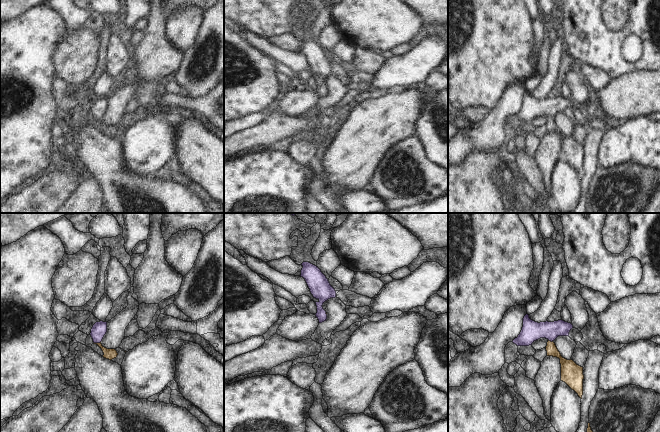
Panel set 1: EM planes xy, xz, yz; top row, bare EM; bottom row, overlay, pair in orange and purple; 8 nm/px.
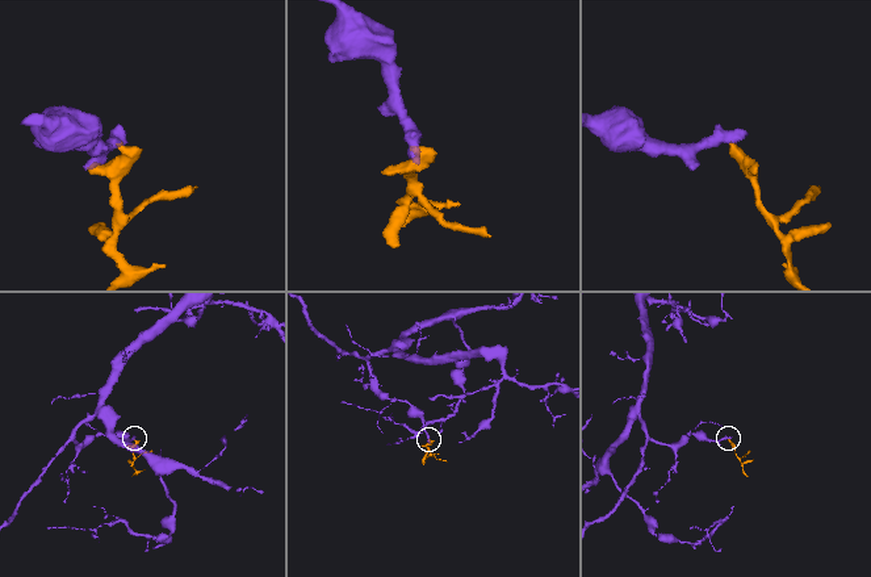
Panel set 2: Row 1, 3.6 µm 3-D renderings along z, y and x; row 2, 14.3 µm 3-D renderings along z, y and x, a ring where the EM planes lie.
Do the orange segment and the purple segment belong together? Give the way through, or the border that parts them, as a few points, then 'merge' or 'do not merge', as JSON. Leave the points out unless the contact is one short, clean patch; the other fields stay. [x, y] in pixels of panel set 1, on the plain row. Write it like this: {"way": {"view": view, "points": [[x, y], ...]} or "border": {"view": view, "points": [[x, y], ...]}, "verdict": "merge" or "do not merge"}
{"way": {"view": "xy", "points": [[110, 130], [97, 119], [97, 108], [99, 105]]}, "verdict": "merge"}

